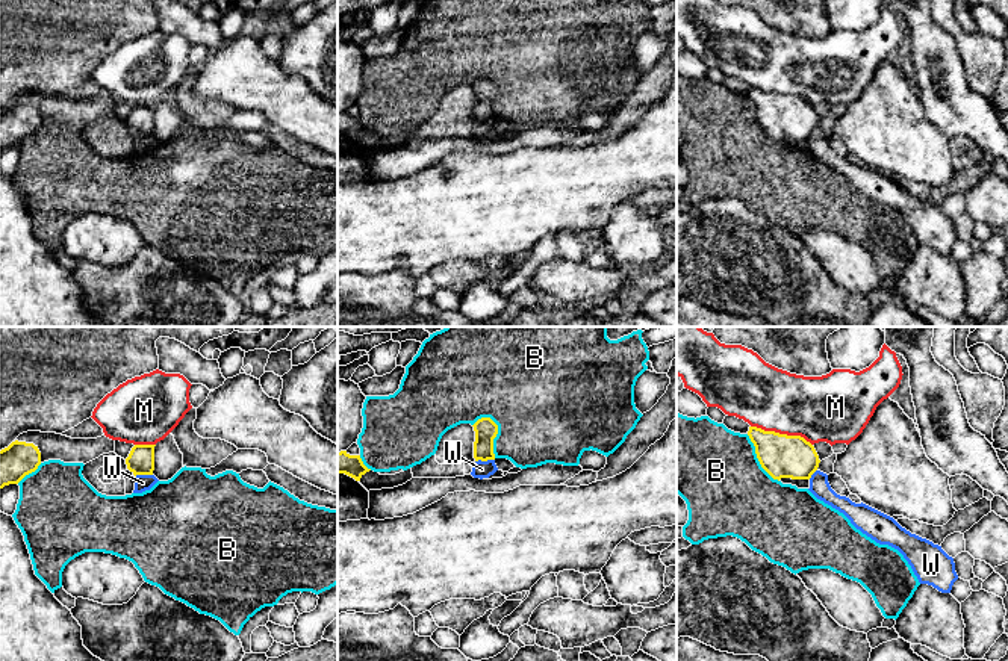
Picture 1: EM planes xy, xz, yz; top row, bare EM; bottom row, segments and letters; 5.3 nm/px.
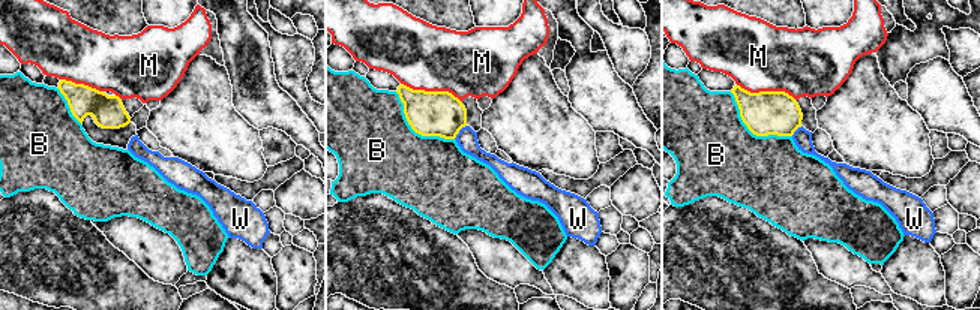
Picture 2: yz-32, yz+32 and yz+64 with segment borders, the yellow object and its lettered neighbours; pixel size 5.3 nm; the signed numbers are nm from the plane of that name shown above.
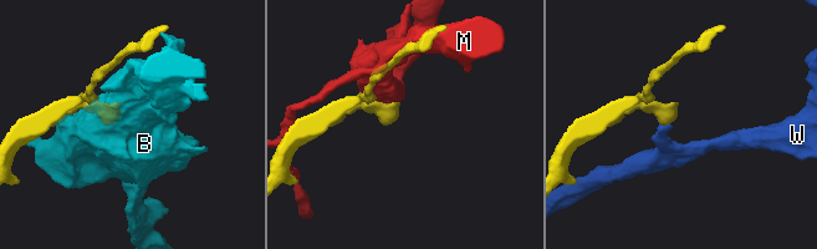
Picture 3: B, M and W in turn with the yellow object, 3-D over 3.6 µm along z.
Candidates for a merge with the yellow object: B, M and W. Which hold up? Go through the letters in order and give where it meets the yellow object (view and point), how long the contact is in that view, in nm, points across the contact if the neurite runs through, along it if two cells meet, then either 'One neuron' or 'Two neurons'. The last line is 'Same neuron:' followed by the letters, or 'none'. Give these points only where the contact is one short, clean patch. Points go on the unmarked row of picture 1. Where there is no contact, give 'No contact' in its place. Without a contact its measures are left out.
B: Touches yellow at xz (497, 94). Shared border 240 nm. Two neurons
M: Touches yellow at yz (781, 96). Shared border 340 nm. Two neurons
W: Touches yellow at xz (485, 121). Shared border 110 nm. Boundary: xz (494, 120), (476, 123). Two neurons
Same neuron: none

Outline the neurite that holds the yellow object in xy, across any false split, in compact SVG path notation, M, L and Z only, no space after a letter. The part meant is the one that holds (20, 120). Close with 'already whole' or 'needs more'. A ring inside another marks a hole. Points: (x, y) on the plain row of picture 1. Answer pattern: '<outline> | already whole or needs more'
M12 103L0 112L0 150L18 145L26 136L35 133L41 126L38 107L26 103Z | already whole

